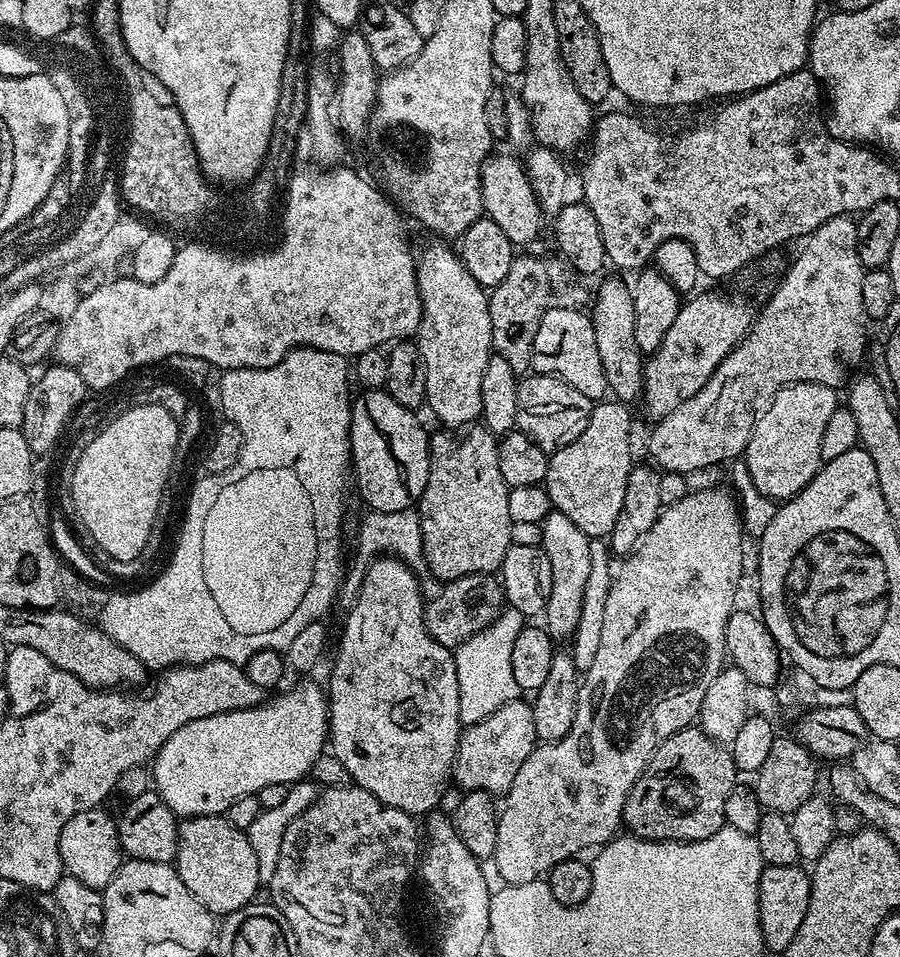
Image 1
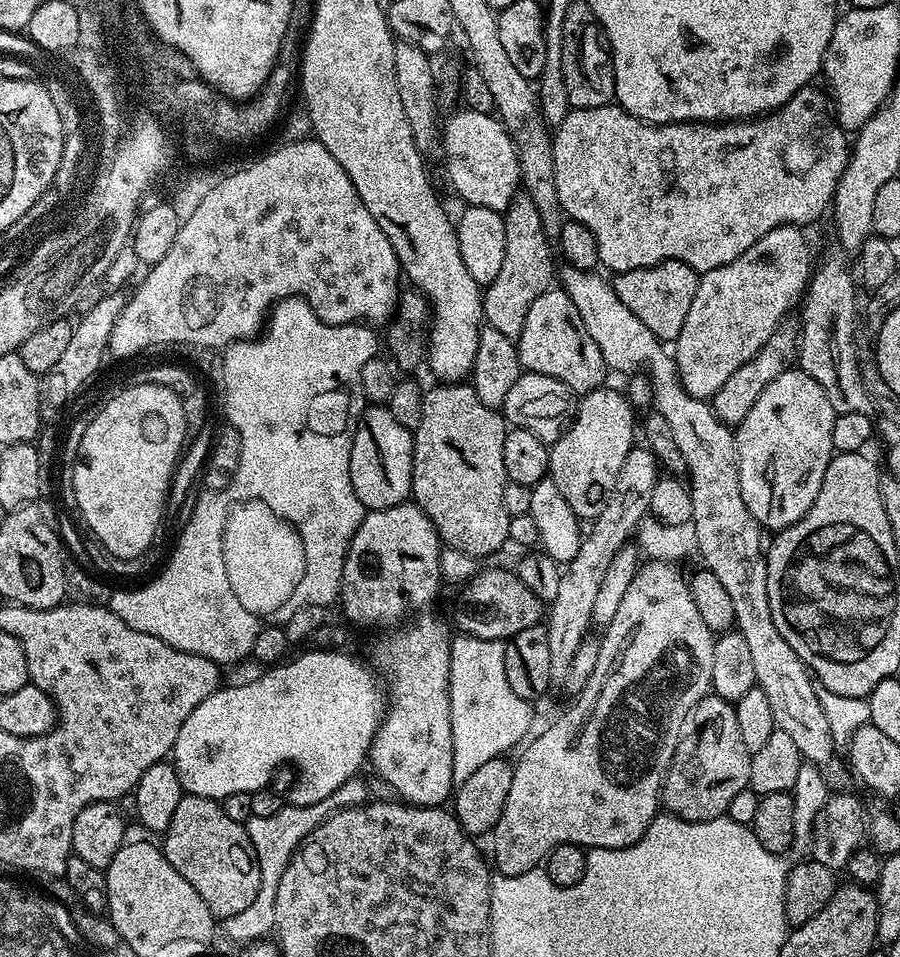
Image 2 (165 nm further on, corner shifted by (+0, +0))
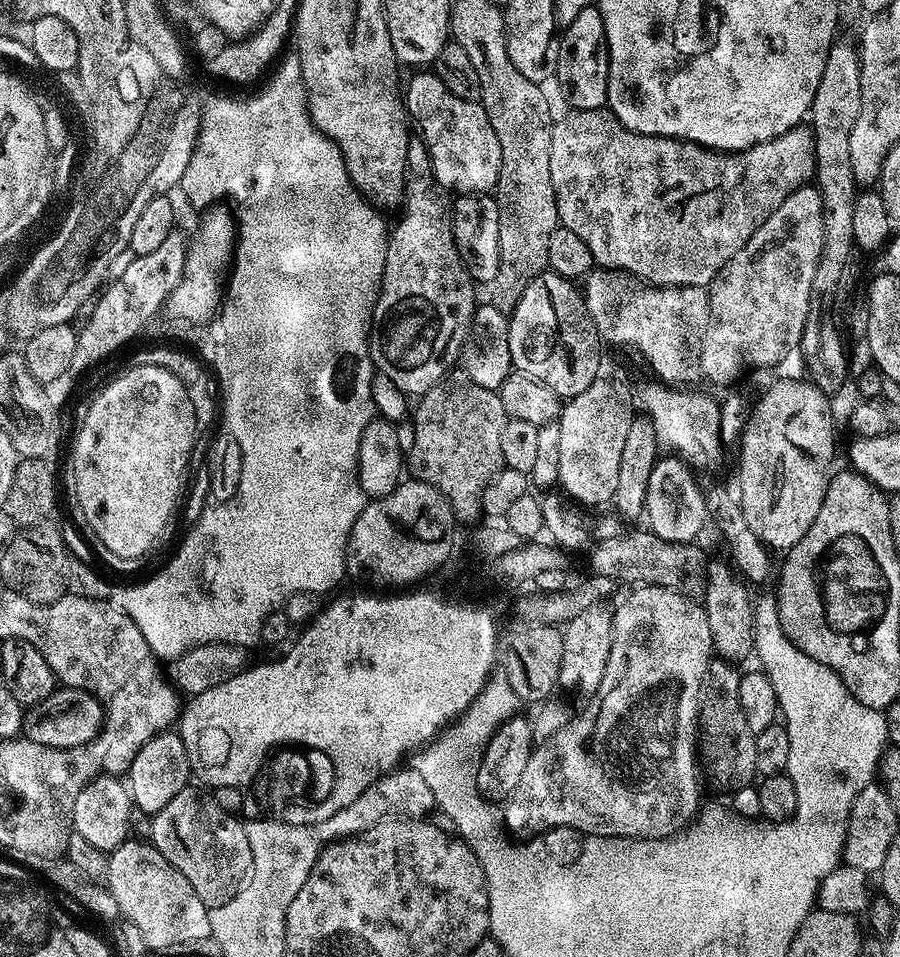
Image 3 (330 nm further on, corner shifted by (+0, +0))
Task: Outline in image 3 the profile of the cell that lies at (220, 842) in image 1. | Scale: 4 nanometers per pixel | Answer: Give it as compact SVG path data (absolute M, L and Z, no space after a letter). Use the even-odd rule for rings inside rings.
M189 786L178 790L178 794L151 817L150 843L194 886L194 894L211 910L231 905L239 896L252 870L252 855L244 824L233 813L222 810L222 806L214 802L211 791L200 788Z

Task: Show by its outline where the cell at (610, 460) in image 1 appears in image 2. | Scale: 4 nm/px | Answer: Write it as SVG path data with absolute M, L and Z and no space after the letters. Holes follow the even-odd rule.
M601 386L593 392L583 393L572 425L551 445L548 454L548 476L554 486L558 486L562 498L570 502L570 510L574 510L584 522L591 522L606 510L614 482L618 482L618 470L634 447L632 404L623 391L615 392L608 387Z

